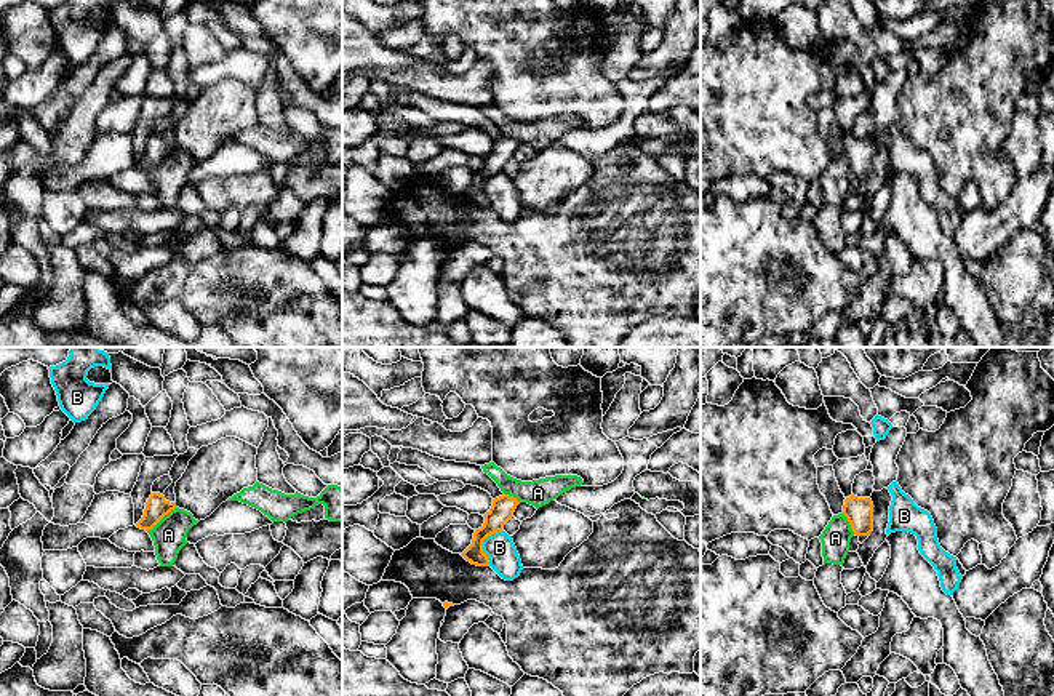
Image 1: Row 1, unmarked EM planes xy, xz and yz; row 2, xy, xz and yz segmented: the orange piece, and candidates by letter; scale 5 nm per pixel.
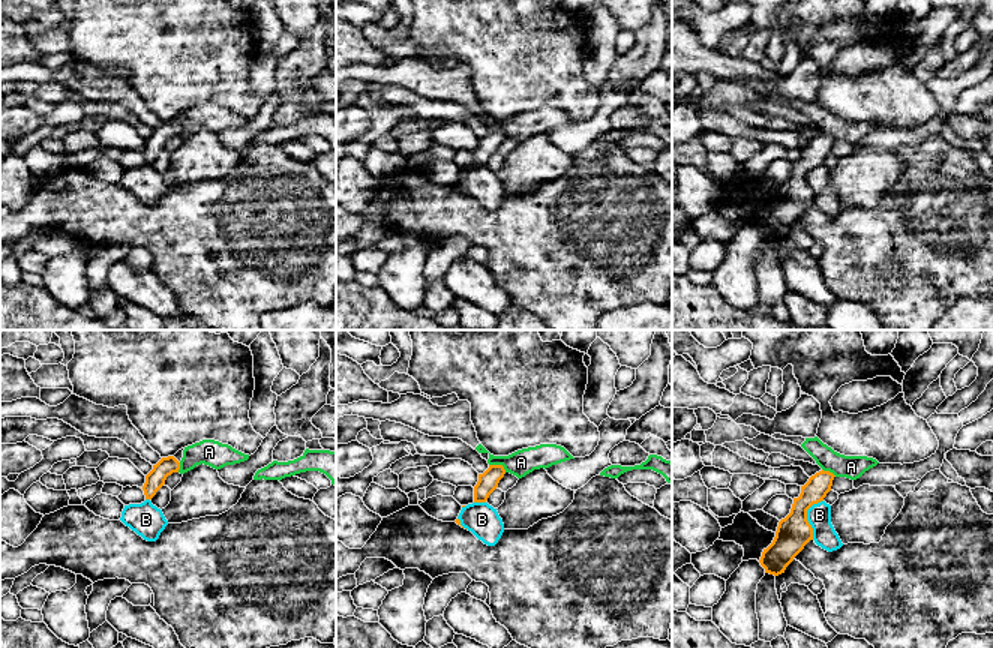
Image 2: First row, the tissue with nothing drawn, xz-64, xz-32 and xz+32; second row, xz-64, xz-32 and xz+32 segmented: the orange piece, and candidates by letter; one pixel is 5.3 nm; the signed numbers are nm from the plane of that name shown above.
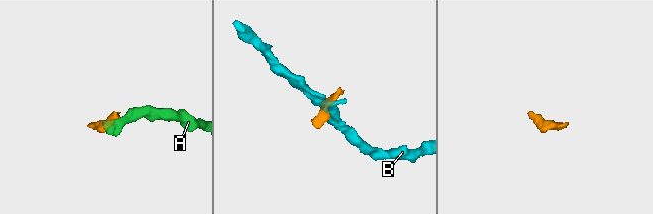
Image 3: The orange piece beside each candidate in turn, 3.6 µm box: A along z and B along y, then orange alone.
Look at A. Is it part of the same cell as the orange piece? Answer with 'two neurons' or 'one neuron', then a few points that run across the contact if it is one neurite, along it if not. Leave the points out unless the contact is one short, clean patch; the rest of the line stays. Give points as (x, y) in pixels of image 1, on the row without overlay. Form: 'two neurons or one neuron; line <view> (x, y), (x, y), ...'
two neurons; line xy (176, 149), (147, 173)

